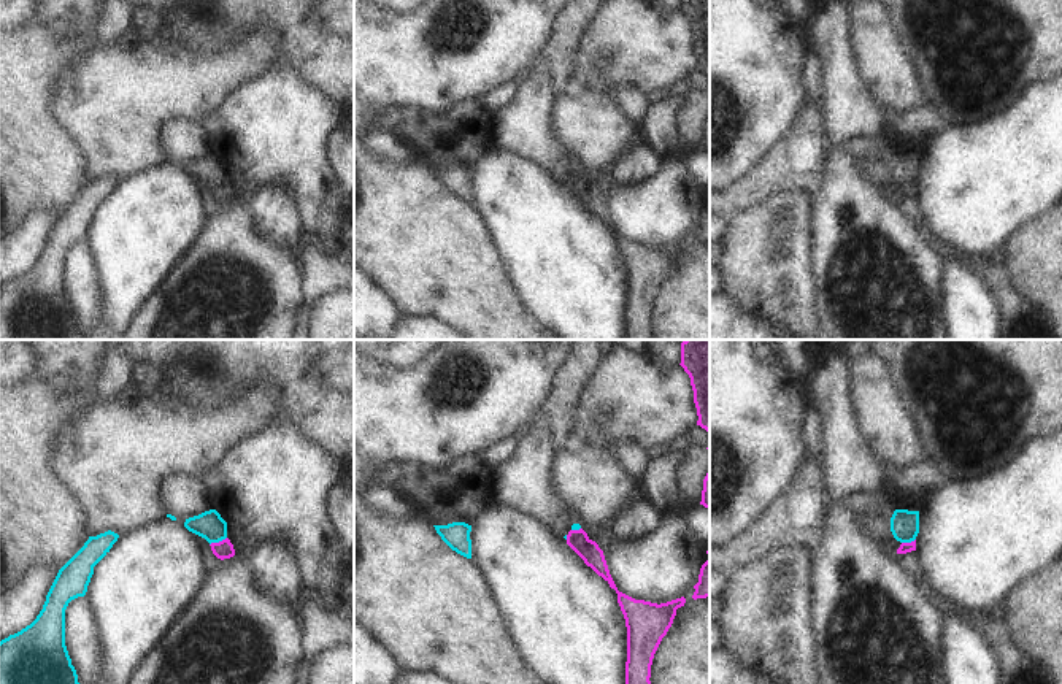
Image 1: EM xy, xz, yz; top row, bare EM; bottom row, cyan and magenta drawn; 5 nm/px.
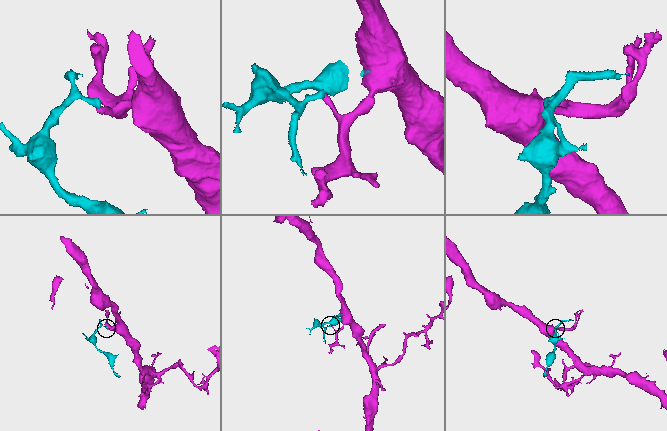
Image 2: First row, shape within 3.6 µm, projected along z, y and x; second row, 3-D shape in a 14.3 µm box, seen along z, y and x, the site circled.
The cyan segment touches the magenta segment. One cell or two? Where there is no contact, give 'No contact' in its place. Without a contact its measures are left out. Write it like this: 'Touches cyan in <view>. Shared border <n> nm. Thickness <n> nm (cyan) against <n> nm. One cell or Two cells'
Touches cyan in xy. Shared border 100 nm. Thickness 140 nm (cyan) against 100 nm. Two cells.

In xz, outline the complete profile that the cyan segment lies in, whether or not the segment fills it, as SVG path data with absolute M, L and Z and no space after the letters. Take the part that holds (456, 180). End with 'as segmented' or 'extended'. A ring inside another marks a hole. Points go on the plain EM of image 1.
M452 167L448 170L433 170L441 184L457 198L471 203L471 170L465 167Z; as segmented

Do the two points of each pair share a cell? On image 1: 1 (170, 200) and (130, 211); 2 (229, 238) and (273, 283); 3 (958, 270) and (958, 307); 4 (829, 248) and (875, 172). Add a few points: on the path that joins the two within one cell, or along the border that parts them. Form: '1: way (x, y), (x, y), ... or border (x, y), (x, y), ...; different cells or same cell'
1: way (161, 208), (157, 211), (140, 211); same cell
2: way (240, 249), (262, 272); same cell
3: way (958, 280), (958, 297); same cell
4: border (856, 159), (856, 167), (889, 194); different cells

